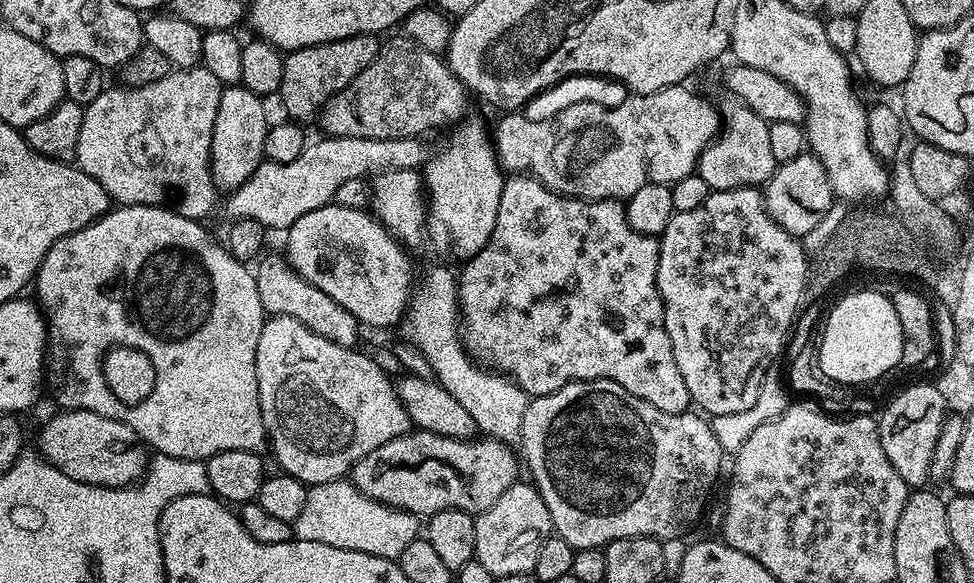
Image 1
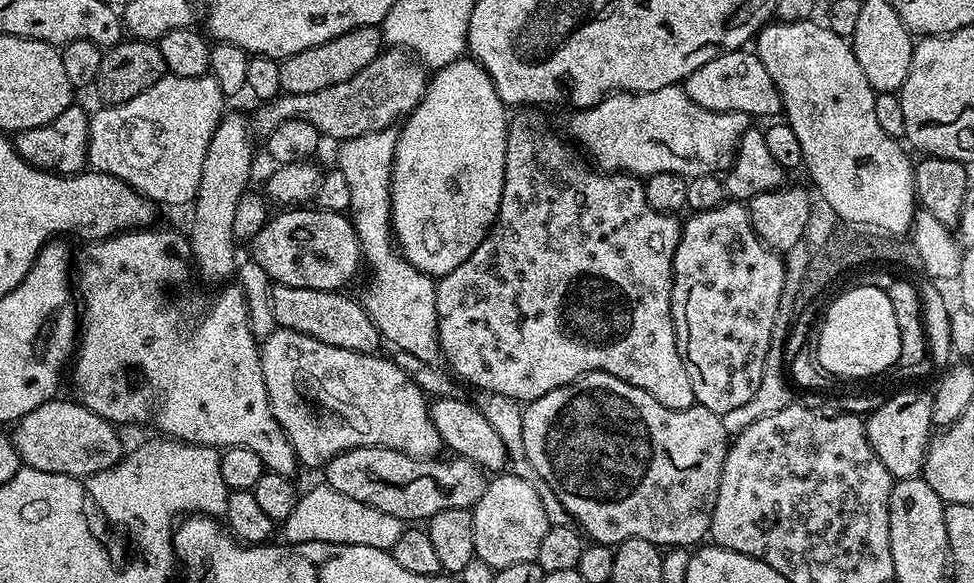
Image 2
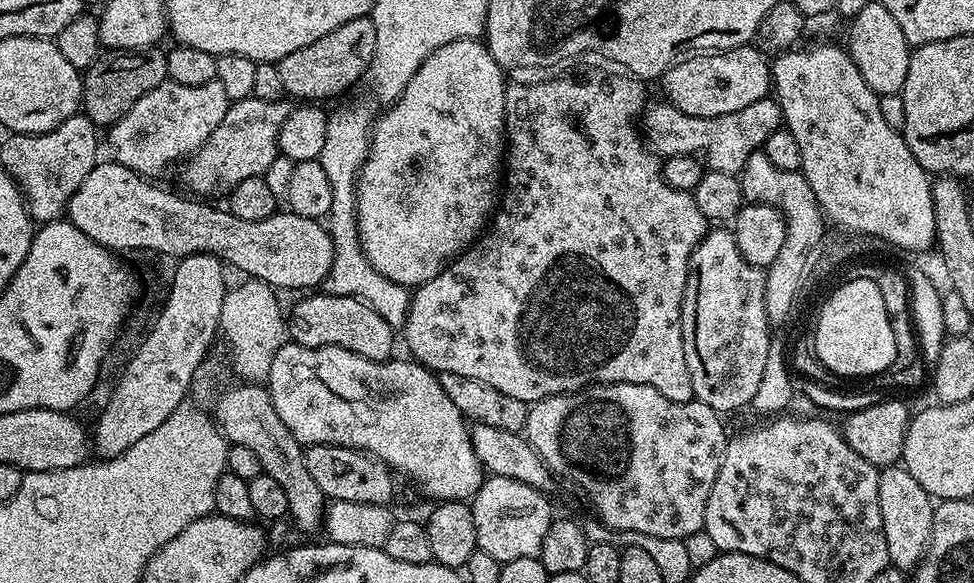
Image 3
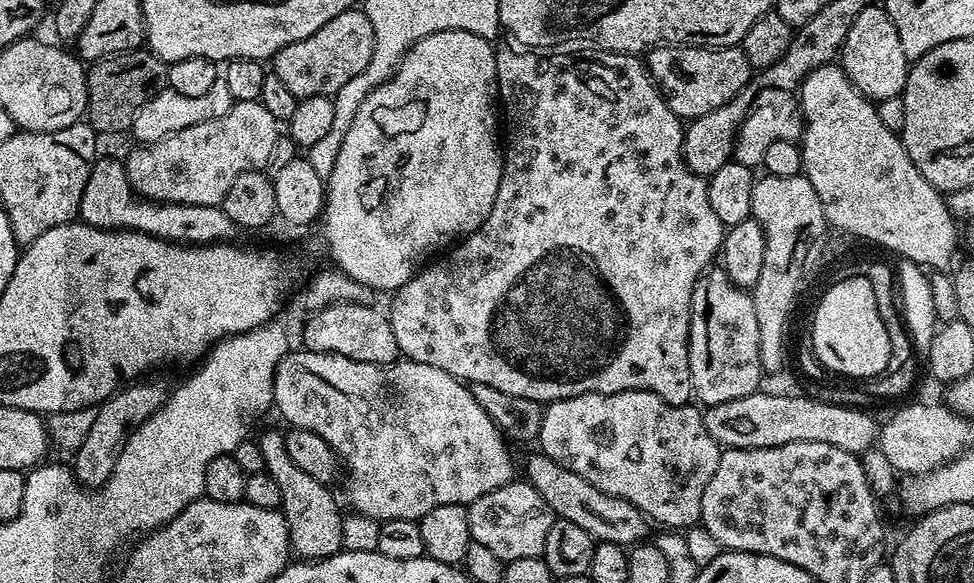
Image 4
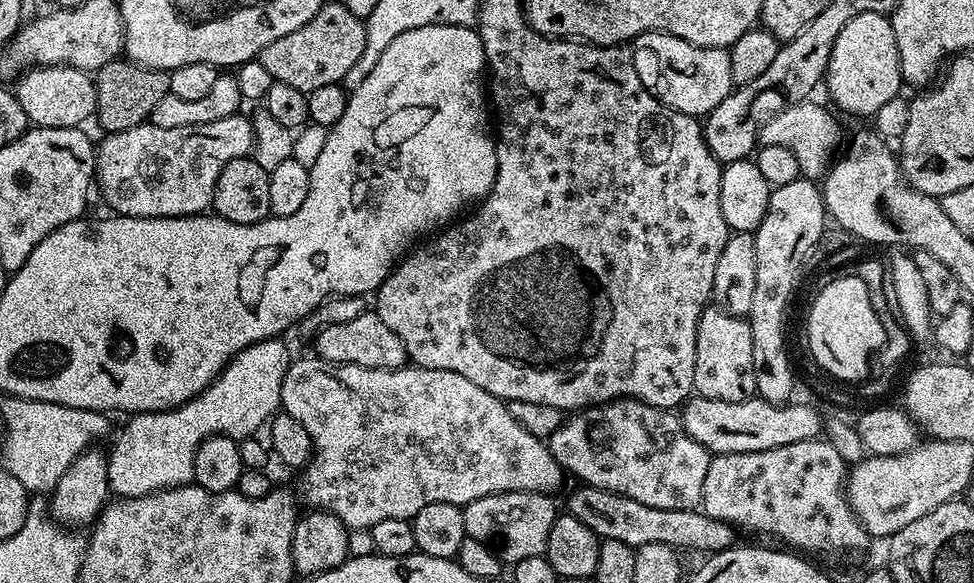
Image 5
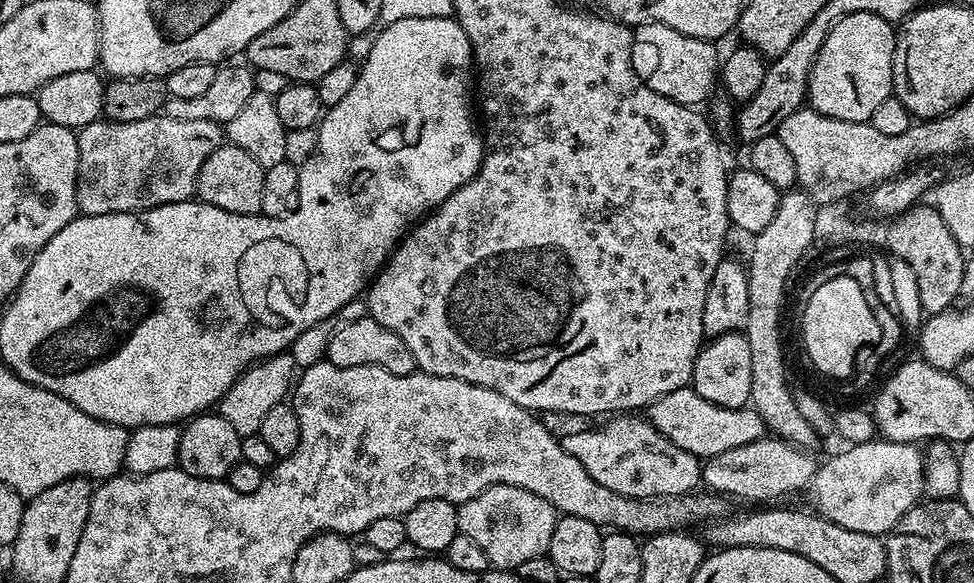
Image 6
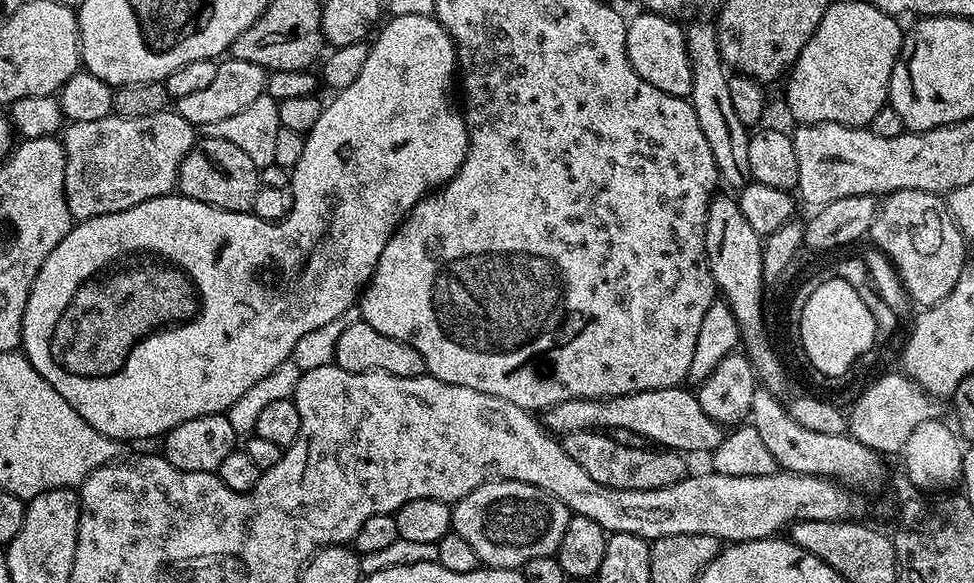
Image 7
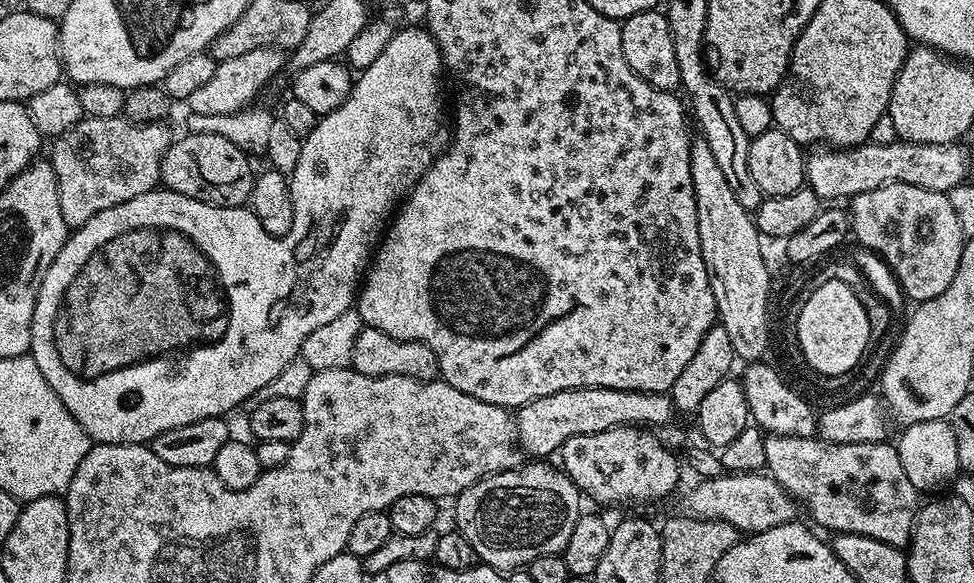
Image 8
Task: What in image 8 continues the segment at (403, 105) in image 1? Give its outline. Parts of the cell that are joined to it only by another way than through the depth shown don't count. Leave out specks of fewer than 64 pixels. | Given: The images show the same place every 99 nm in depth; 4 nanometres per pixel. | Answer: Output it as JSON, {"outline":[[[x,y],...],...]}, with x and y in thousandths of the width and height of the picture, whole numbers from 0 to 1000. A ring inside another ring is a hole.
{"outline":[[[126,197],[117,202],[91,199],[68,223],[68,230],[52,242],[51,280],[60,312],[60,353],[64,357],[64,374],[70,383],[71,393],[83,391],[92,381],[92,374],[97,374],[97,367],[105,367],[105,360],[113,360],[113,353],[133,346],[133,340],[155,329],[164,316],[164,280],[179,238],[178,228],[172,228],[172,216],[168,209],[134,213]]]}

